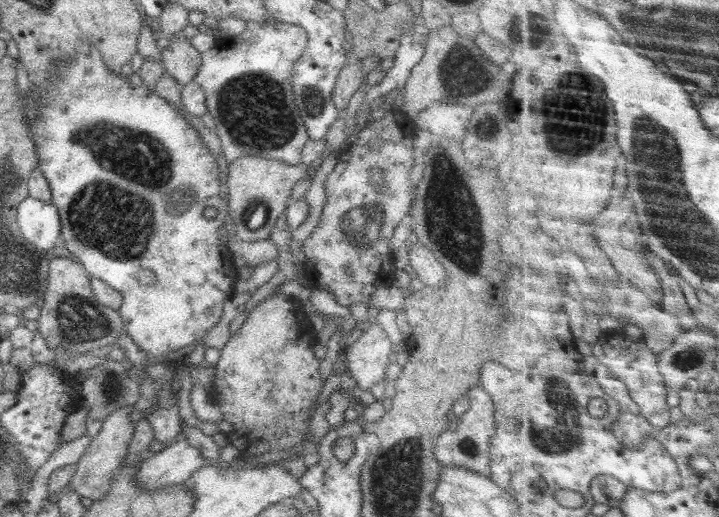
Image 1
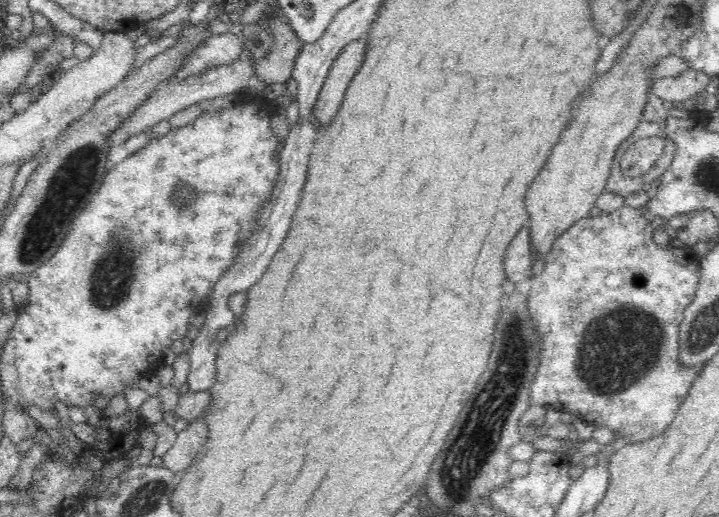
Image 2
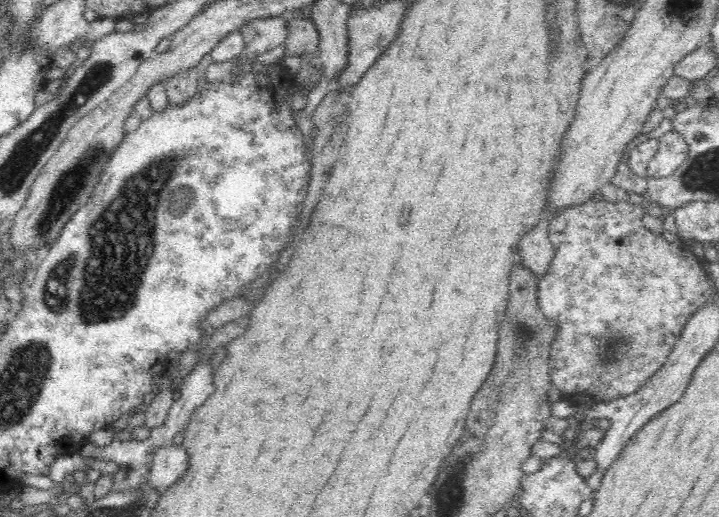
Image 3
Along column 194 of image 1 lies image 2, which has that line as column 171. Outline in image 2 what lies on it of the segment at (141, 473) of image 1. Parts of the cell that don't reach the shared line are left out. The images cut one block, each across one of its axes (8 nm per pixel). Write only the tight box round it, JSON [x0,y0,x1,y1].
[162,415,208,474]

